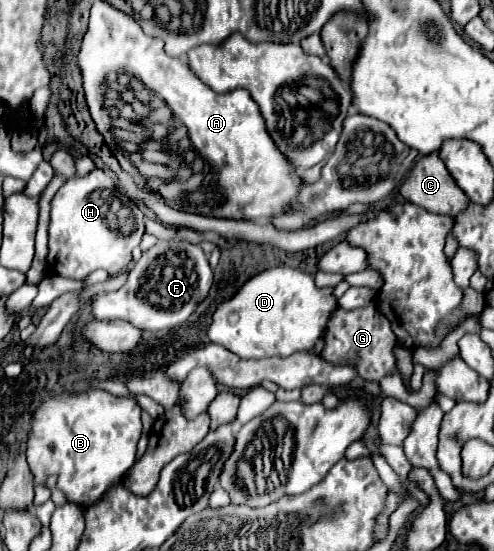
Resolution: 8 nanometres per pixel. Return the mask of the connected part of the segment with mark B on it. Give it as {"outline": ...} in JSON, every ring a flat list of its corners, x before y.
{"outline":[[87,390,79,394,49,394,33,414,33,424,27,442,27,462,35,474,35,484,43,486,45,476,57,476,57,488,61,488,69,502,79,506,95,504,109,486,123,480,123,474,133,466,137,442,141,438,141,406,129,398,119,398,103,390]]}

